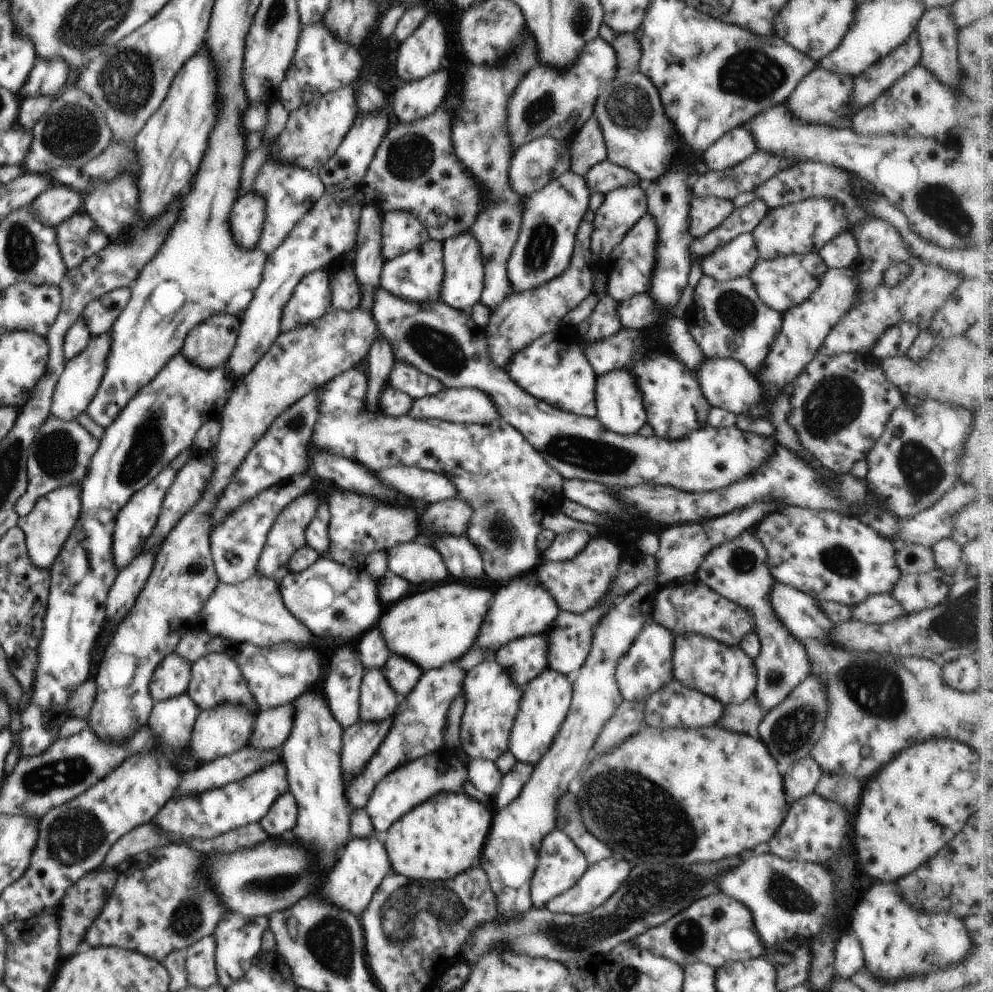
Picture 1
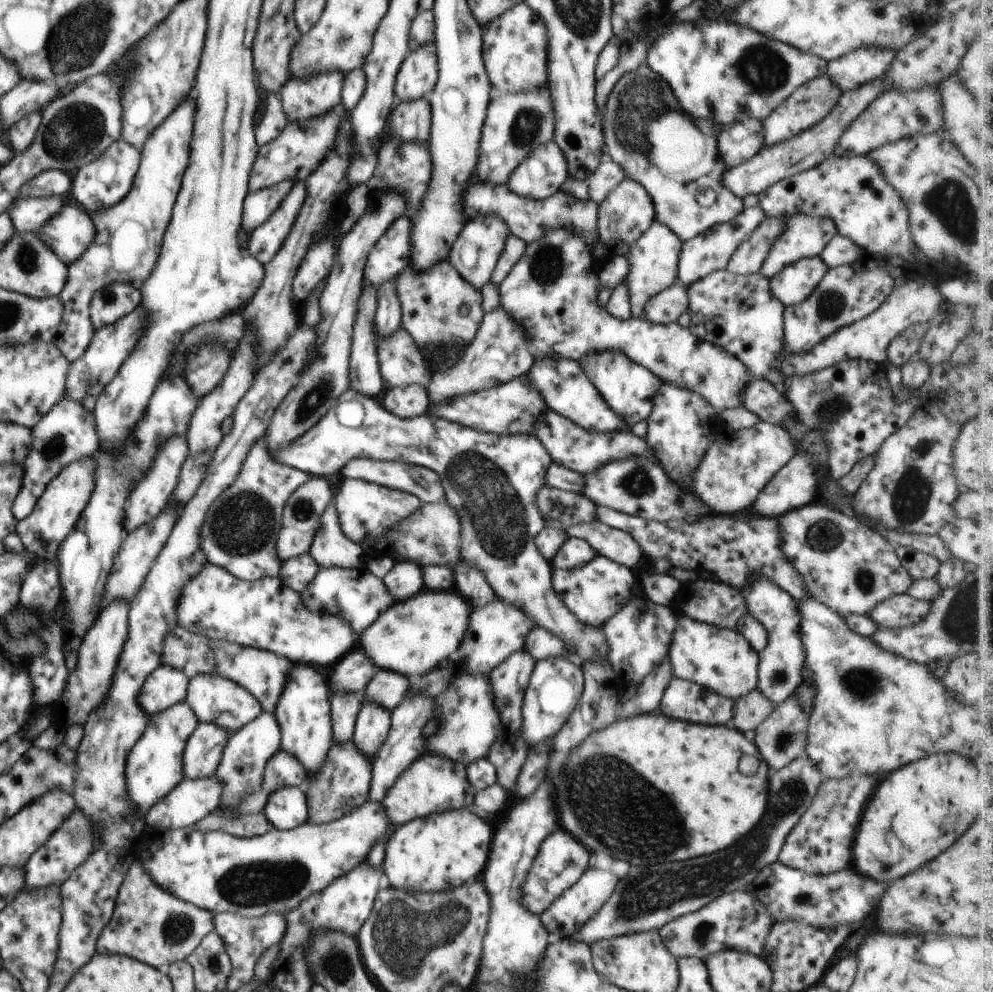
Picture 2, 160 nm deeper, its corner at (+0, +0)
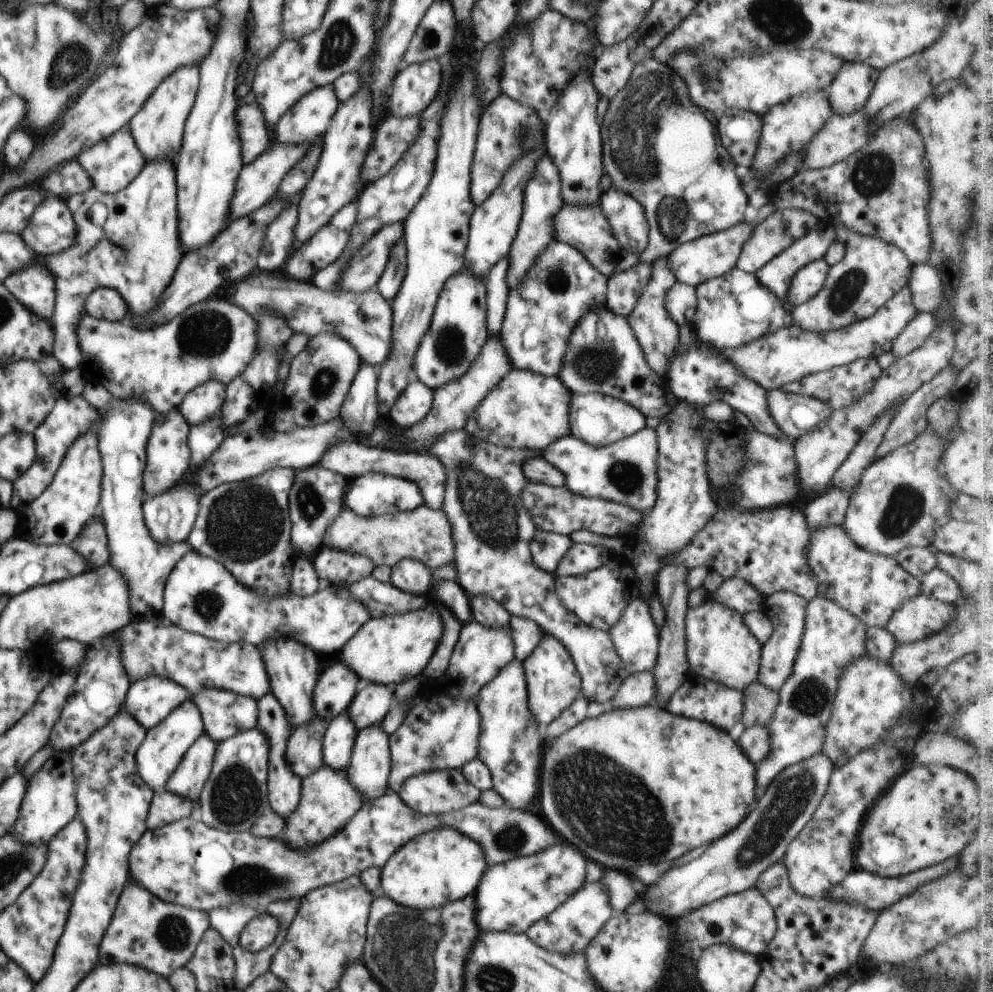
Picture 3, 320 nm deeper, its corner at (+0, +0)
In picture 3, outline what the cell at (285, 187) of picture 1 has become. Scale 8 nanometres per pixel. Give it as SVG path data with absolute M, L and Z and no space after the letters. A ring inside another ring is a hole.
M292 204L284 210L270 226L258 256L258 266L266 272L274 272L285 266L286 258L295 246L295 228L297 227L298 205Z

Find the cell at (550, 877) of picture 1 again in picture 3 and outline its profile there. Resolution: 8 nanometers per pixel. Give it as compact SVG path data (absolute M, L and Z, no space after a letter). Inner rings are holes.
M562 844L536 855L488 865L474 892L475 919L481 931L525 933L538 920L554 912L584 886L586 858Z

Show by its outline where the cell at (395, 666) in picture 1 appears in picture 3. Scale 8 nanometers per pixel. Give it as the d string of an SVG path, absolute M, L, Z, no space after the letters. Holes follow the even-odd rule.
M368 683L355 694L346 710L358 730L378 725L394 706L396 696L393 686Z

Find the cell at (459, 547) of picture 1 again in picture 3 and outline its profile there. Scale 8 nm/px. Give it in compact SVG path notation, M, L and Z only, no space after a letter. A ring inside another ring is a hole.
M479 596L469 599L473 620L482 626L506 629L511 621L511 614L493 598Z

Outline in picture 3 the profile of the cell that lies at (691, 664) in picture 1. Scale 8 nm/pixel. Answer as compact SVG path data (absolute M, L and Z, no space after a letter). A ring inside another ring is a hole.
M710 570L703 587L707 590L707 599L702 606L690 609L688 607L685 614L685 641L687 650L687 659L691 676L713 680L730 688L746 690L758 678L759 660L761 657L761 642L750 632L749 626L744 622L743 615L737 610L728 608L720 604L713 595L722 586L725 581L716 571Z

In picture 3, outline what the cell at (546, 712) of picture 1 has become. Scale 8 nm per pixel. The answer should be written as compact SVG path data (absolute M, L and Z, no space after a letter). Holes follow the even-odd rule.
M544 633L534 650L523 660L523 667L527 678L529 709L542 729L558 718L576 698L583 696L581 676L568 649L551 634Z

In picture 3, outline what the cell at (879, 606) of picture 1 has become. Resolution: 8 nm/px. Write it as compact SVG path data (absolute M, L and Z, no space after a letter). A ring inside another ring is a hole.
M920 592L890 617L886 629L898 645L921 641L939 633L955 618L955 606Z

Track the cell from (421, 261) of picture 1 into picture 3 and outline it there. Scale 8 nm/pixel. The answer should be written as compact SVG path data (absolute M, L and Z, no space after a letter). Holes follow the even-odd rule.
M454 274L450 276L450 280L446 280L442 296L438 298L436 304L436 312L432 318L432 328L430 332L424 336L418 352L414 357L413 379L418 379L423 385L431 388L433 391L439 389L445 384L451 383L461 376L464 376L471 367L471 364L479 357L480 351L488 338L487 334L487 288L480 279L472 276L472 274Z

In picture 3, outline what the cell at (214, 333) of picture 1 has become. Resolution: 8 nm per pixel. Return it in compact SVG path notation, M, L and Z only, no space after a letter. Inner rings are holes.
M205 382L188 392L180 404L182 416L188 424L199 425L207 419L218 417L225 401L226 387L221 382Z

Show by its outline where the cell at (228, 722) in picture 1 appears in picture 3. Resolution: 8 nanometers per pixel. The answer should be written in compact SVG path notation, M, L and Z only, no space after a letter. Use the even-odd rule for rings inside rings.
M204 732L186 751L176 770L164 784L169 793L198 801L210 776L217 744Z

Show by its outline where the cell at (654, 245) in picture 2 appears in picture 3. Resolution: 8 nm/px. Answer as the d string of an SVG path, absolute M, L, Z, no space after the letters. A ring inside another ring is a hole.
M667 255L664 259L655 261L652 266L651 277L643 293L639 296L634 310L627 316L630 326L642 347L648 366L660 376L666 376L669 372L671 359L679 352L681 344L678 334L678 325L670 318L665 307L665 298L668 289L676 282L675 276L667 265Z

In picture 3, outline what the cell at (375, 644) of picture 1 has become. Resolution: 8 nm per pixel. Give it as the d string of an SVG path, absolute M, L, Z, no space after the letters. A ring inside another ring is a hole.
M334 664L328 670L321 670L312 695L315 714L328 720L346 712L355 697L359 680L344 664Z

